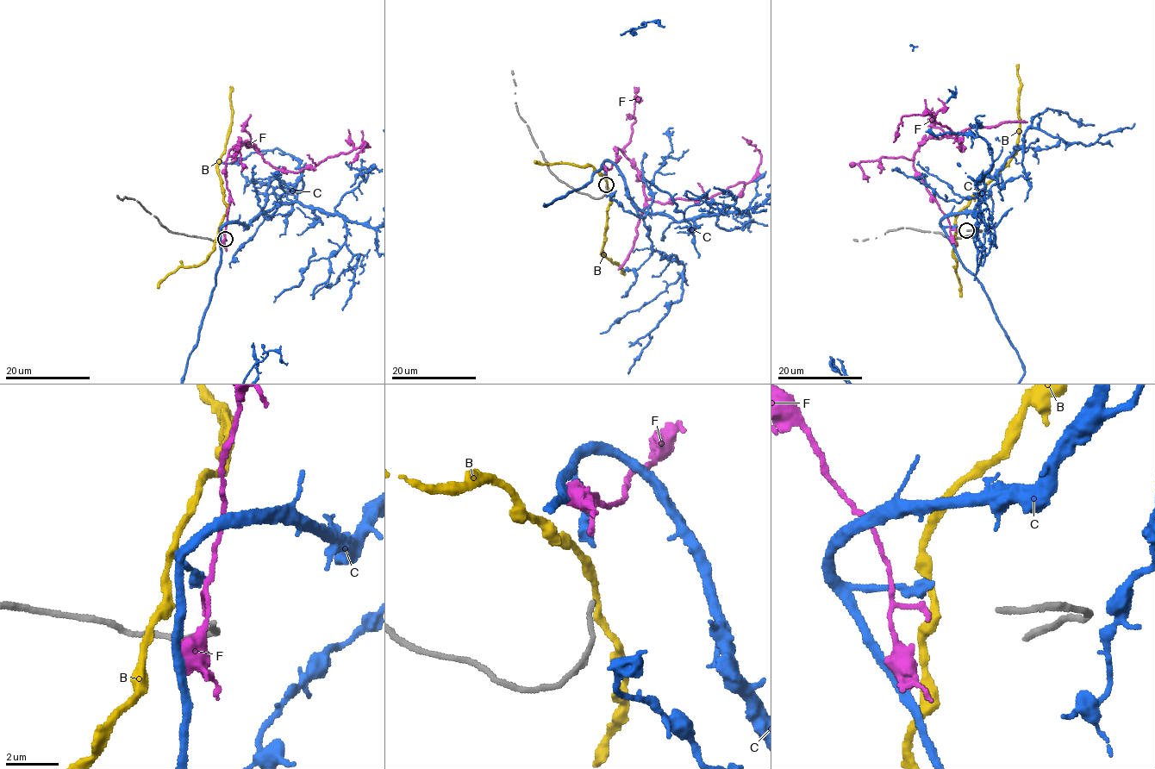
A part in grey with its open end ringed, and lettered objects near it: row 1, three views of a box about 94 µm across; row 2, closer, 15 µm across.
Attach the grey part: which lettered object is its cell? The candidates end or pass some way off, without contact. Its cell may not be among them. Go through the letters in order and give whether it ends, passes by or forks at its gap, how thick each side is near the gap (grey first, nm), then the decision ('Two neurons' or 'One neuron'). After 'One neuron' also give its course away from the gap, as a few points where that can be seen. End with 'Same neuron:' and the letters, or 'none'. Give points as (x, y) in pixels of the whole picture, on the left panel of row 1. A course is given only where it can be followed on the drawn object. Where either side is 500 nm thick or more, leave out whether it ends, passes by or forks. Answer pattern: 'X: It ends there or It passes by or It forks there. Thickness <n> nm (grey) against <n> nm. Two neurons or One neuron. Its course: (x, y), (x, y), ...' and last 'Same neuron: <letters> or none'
B: It passes by. Thickness 200 nm (grey) against 340 nm. Two neurons
C: It ends there. Thickness 200 nm (grey) against 360 nm. One neuron
F: It ends there. Thickness 200 nm (grey) against 190 nm. Two neurons
Same neuron: C

